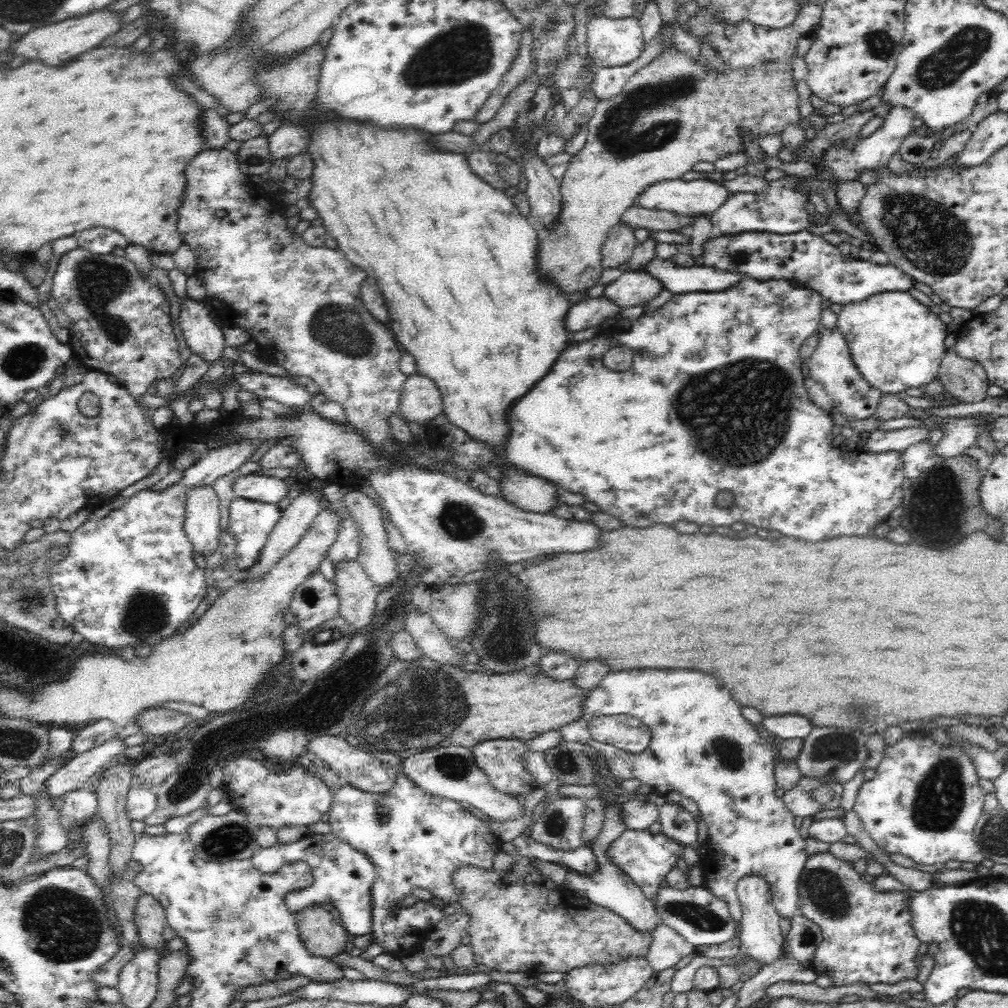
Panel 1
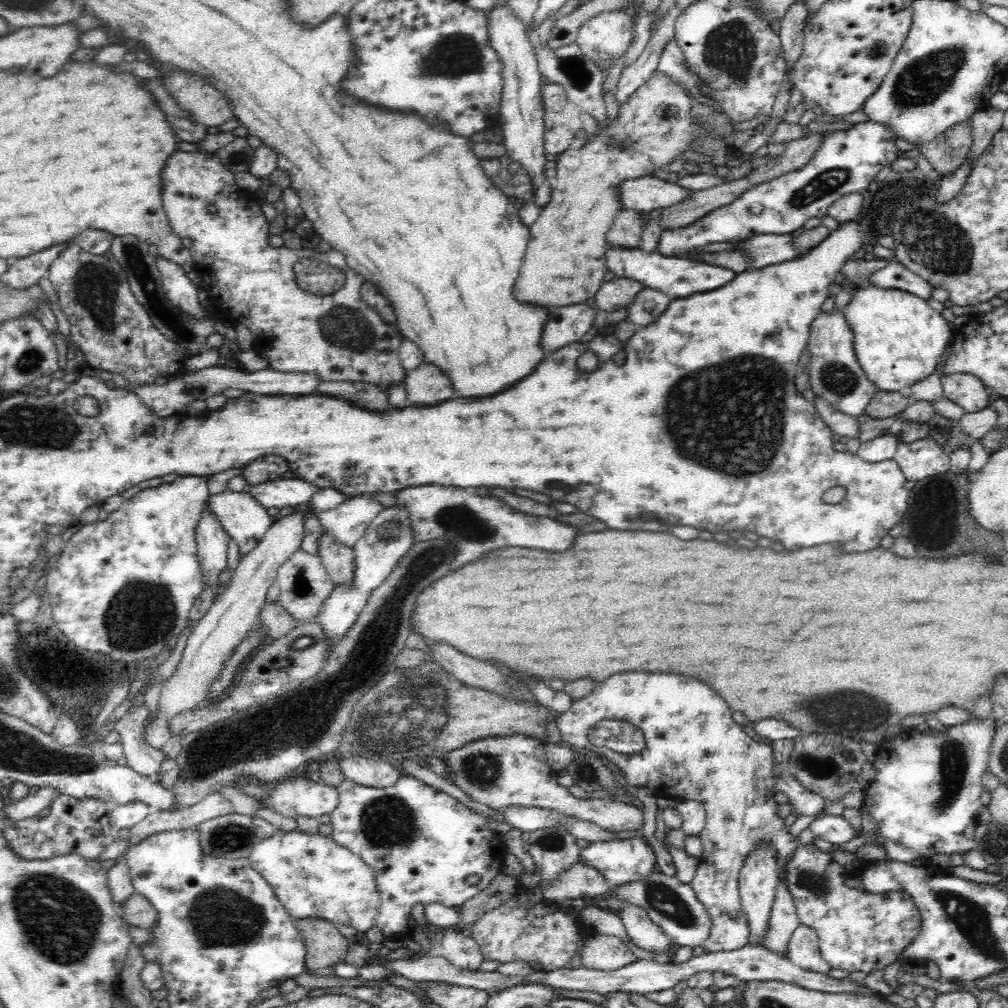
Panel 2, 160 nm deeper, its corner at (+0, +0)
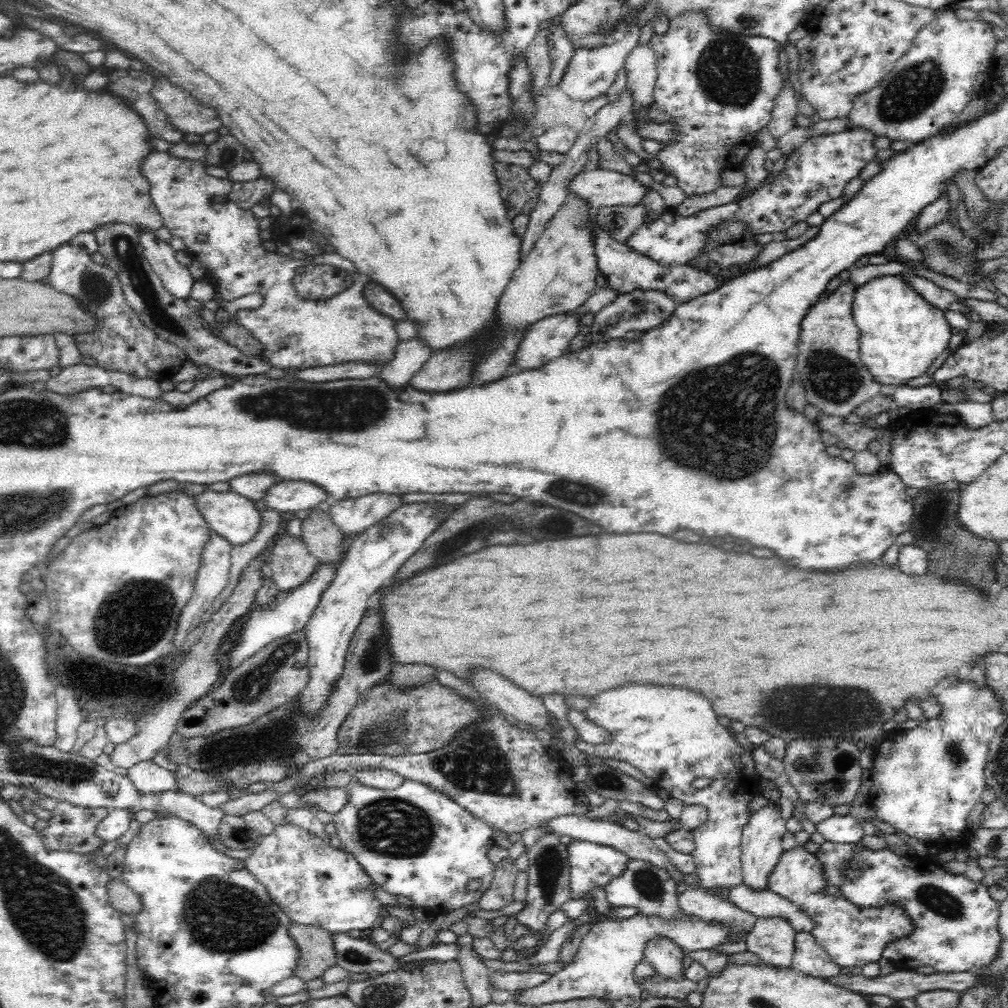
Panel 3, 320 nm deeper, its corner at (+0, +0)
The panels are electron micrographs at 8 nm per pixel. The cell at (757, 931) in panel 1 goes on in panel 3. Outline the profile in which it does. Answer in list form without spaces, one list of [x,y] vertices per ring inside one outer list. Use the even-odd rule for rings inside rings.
[[[768,800],[768,804],[760,809],[748,818],[741,836],[743,884],[754,890],[766,889],[766,878],[768,878],[770,870],[774,870],[778,858],[783,853],[782,836],[787,832],[787,820],[780,814],[778,801]]]

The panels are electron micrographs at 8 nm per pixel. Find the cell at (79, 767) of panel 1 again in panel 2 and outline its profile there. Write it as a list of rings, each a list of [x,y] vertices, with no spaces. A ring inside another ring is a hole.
[[[42,787],[35,793],[29,793],[26,798],[12,802],[5,806],[5,814],[10,821],[27,820],[34,818],[59,795],[52,787]]]

